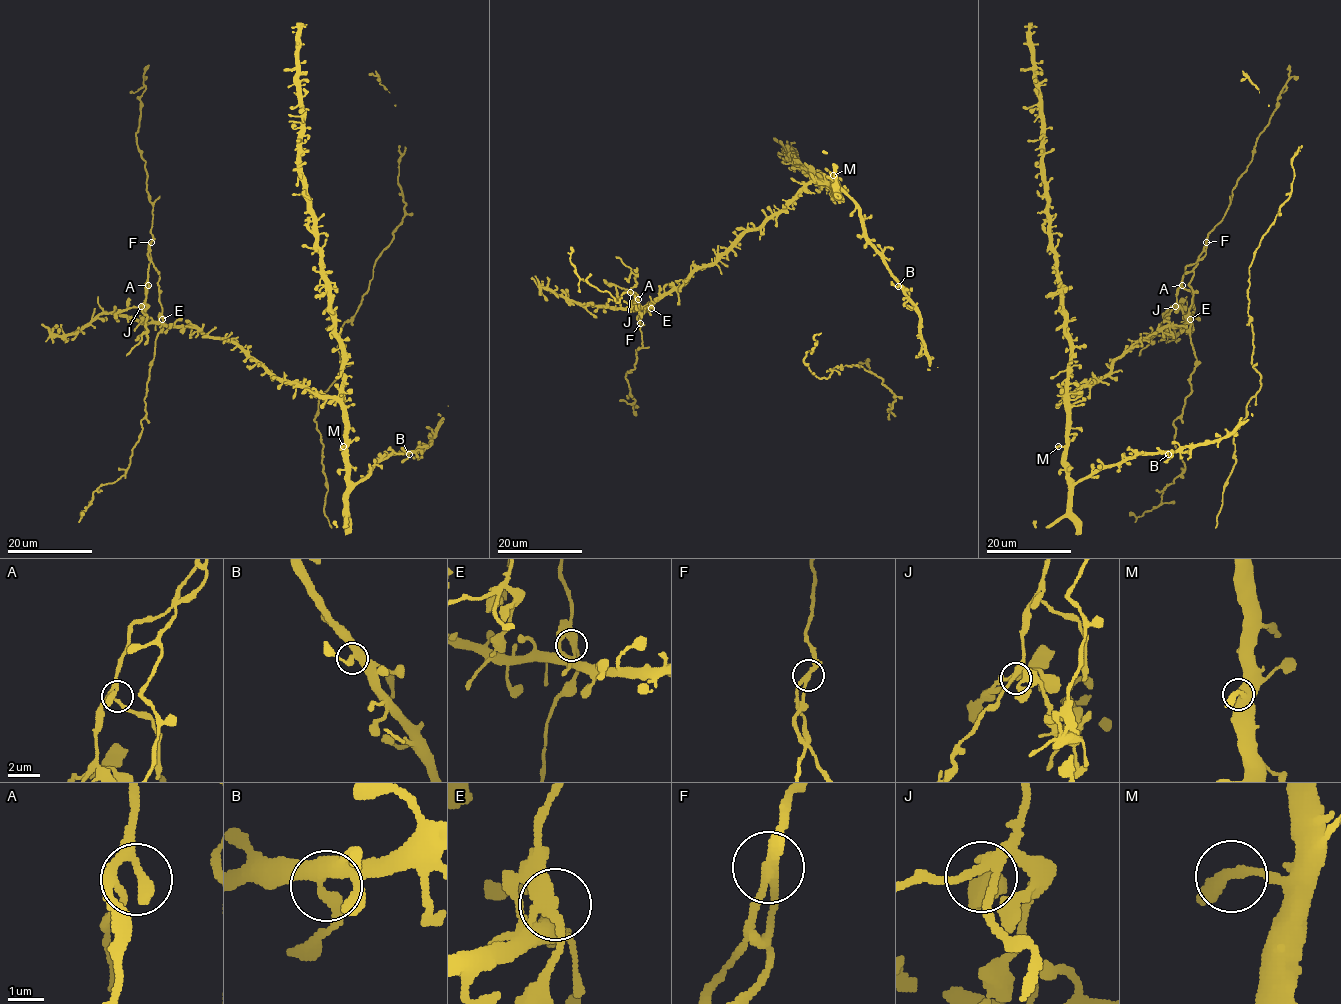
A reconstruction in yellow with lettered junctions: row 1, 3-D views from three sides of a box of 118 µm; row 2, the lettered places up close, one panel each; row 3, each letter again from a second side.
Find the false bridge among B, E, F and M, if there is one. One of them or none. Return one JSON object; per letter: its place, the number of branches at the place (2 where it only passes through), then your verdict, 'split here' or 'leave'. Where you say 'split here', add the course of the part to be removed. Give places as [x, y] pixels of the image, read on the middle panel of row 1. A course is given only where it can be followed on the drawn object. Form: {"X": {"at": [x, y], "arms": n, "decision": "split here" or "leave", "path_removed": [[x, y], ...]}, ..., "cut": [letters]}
{"B": {"at": [898, 286], "arms": 3, "decision": "leave"}, "E": {"at": [651, 308], "arms": 3, "decision": "leave"}, "F": {"at": [640, 323], "arms": 3, "decision": "split here", "path_removed": [[641, 323], [638, 320], [636, 295], [631, 290], [636, 284], [636, 275], [615, 256]]}, "M": {"at": [833, 175], "arms": 2, "decision": "leave"}, "cut": ["F"]}

